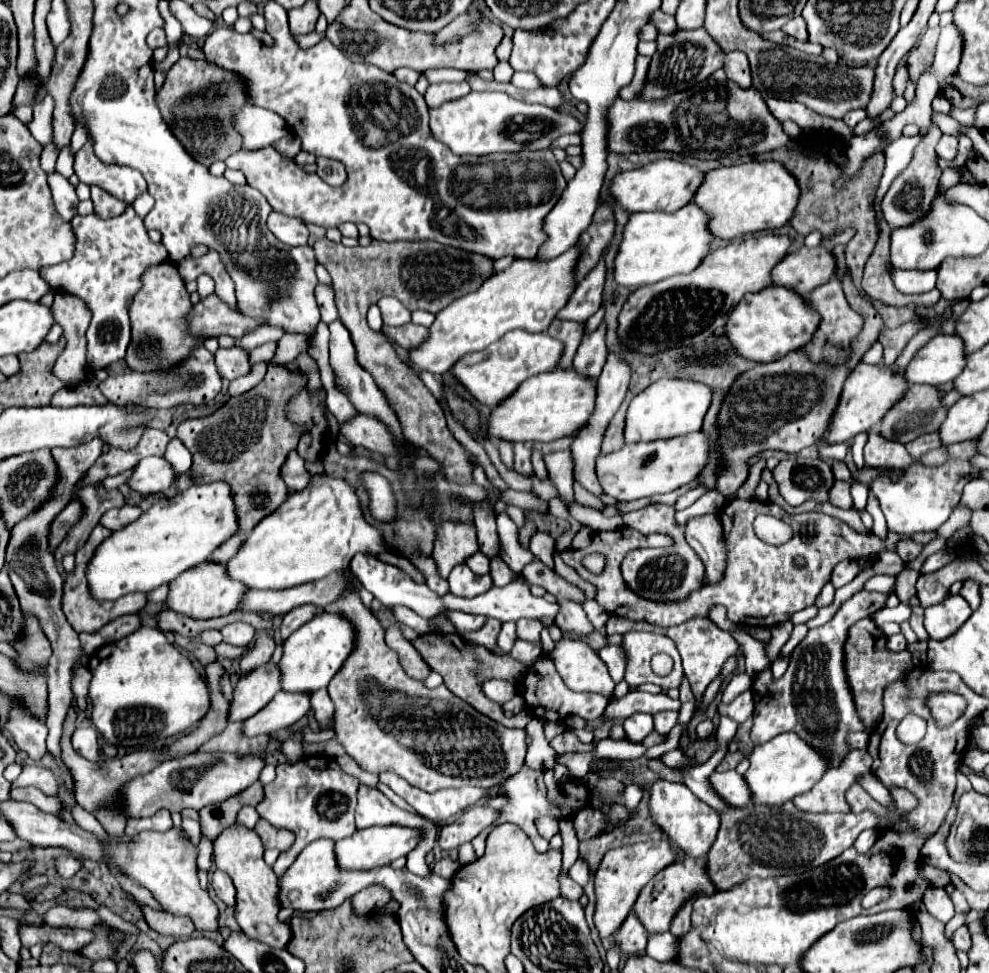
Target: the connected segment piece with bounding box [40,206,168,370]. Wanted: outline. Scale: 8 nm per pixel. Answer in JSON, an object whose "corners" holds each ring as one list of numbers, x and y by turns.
{"corners":[[128,206,116,218,98,218,96,214,74,216,70,220,76,244,74,256,58,266,42,268,42,278,56,290,68,290,82,298,92,310,92,322,86,332,88,336,88,366,106,368,126,356,130,344,130,318,128,308,134,294,140,288,140,276,150,264,158,264,168,258,166,248,150,240,142,218]]}

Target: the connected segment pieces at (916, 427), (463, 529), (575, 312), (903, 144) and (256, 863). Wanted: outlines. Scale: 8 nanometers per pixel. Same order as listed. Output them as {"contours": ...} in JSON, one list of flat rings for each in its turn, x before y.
{"contours":[[[912,384,908,388,908,392,904,394,904,398,900,402,894,404,894,410,890,410,878,430,884,438,890,438,894,442,902,442,902,444,908,444,912,442,914,438,922,436,922,434,928,434,928,432,938,432,938,428,942,426,942,422,946,420,946,414,948,414,948,406,942,404,942,394,938,388,934,386,926,386,926,384]],[[444,520,436,526,438,538,434,540,432,556,438,564,438,572,442,578,448,578,450,570,458,564,464,564,470,554,476,554,478,540,476,540,476,526]],[[608,248,602,252,598,264,592,268,592,272,578,284,578,288,574,290,570,302,558,312,556,318,560,320,576,320,576,322,586,322,602,304,602,290,604,290,604,282,606,282,606,258]],[[920,132,920,134,916,134,916,136,900,136,900,138,894,140,894,142,886,148,886,152,884,152,885,168,874,203,876,223,879,231,880,226,878,220,883,215,881,208,882,200,894,178,896,178,896,176,908,166,908,162,912,160,912,152,914,152,914,148,918,146,918,142,922,140,922,136,924,136,924,132]],[[230,826,226,828,216,840,214,840,214,860,218,870,224,870,236,890,236,922,238,926,250,936,256,938,272,948,286,948,286,942,290,942,290,924,278,920,278,876,274,870,264,862,262,858,262,842,254,830,248,830,244,826]]]}

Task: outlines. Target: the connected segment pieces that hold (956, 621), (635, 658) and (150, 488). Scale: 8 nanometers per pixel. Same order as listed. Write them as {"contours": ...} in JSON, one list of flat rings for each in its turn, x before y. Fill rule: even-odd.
{"contours":[[[960,594,948,596,940,604,924,610,924,626,932,640,944,640,954,634,970,618,970,614,970,604]],[[630,632,630,636,624,636,622,646,626,648,628,654,628,668,624,675,624,680,632,688,640,684,656,684,662,690,676,688,676,673,684,673,681,657,674,642,662,634,652,634,652,632],[656,652,666,652,673,658,673,670,668,676,656,676,650,668,650,658]],[[144,458,134,468,134,476,128,484,140,494,160,494,174,484,176,476,176,470,166,458]]]}

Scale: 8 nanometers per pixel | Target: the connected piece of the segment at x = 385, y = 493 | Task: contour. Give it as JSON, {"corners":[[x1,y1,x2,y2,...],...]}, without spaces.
{"corners":[[364,474,364,482,370,490,370,510,378,522,388,522,394,518,394,494,390,484,380,474]]}

